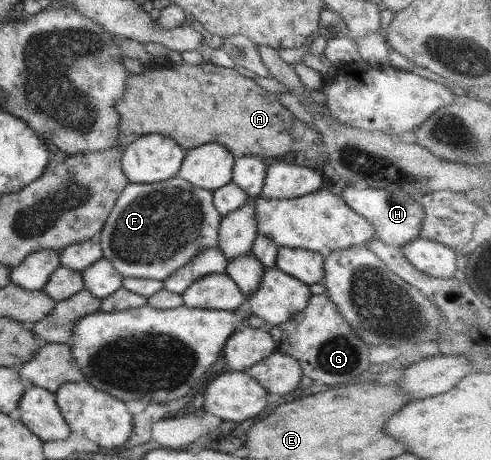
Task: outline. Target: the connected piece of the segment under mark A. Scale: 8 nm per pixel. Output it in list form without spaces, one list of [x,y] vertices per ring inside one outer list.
[[[186,62],[148,67],[141,74],[129,73],[123,95],[115,101],[119,114],[119,131],[129,134],[150,135],[159,133],[171,137],[179,146],[188,150],[205,143],[222,144],[236,157],[254,156],[283,158],[293,150],[291,123],[295,115],[279,101],[276,94],[260,88],[251,78],[245,78],[232,68],[223,68],[211,63]]]

